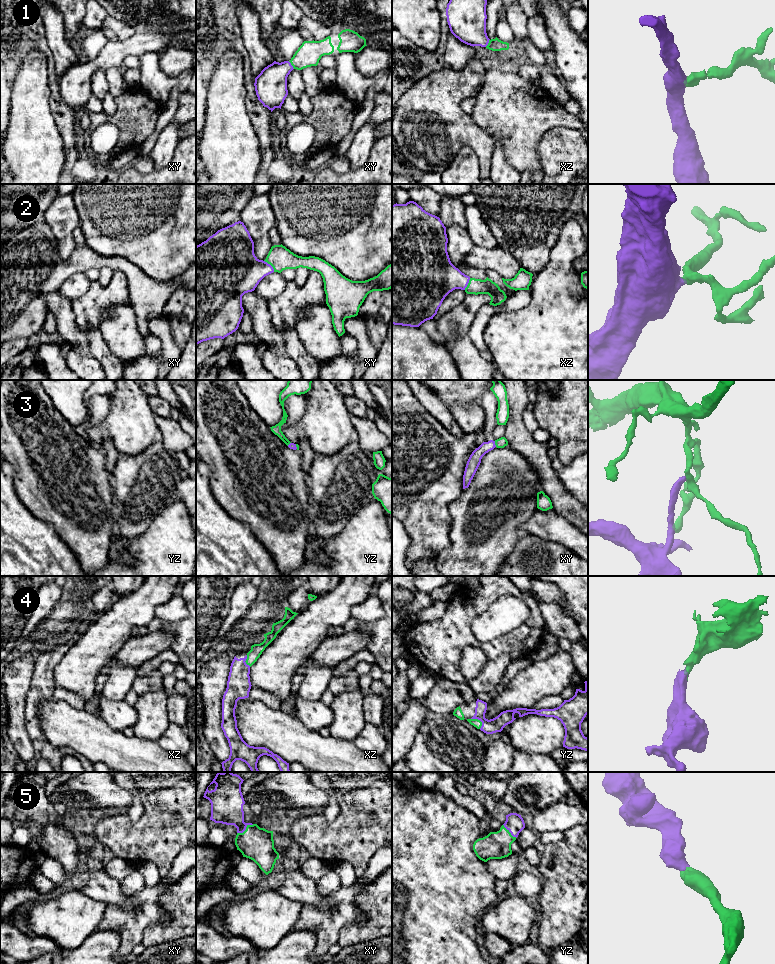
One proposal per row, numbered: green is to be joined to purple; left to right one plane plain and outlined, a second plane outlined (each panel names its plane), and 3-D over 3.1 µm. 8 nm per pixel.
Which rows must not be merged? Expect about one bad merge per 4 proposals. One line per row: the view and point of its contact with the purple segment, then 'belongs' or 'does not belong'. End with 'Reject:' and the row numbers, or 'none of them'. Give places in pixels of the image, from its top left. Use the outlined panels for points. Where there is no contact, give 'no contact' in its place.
1: contact xy (291, 65); belongs
2: contact xy (270, 265); belongs
3: contact xy (494, 444); does not belong
4: contact yz (479, 719); belongs
5: contact xy (245, 829); belongs
Reject: 3

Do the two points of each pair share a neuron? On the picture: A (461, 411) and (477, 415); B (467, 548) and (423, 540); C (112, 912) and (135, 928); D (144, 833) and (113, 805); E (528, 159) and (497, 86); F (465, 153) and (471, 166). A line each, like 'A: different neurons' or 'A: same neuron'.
A: same neuron
B: different neurons
C: same neuron
D: different neurons
E: same neuron
F: same neuron

